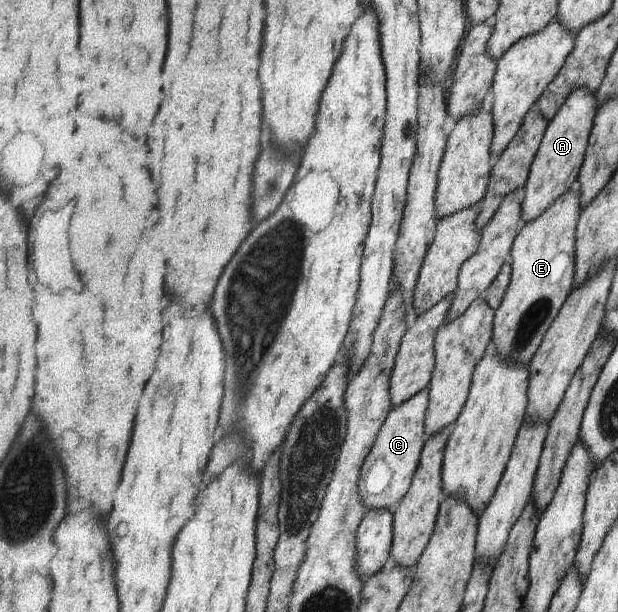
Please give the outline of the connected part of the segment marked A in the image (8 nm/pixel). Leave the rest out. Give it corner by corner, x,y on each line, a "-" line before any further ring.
579,88
579,90
571,92
555,116
546,124
523,187
524,196
521,200
521,206
519,206
520,226
527,224
527,222
533,222
537,216
543,214
544,210
547,210
548,206
551,206
556,198
576,185
578,170
583,160
596,110
597,102
595,102
590,90

